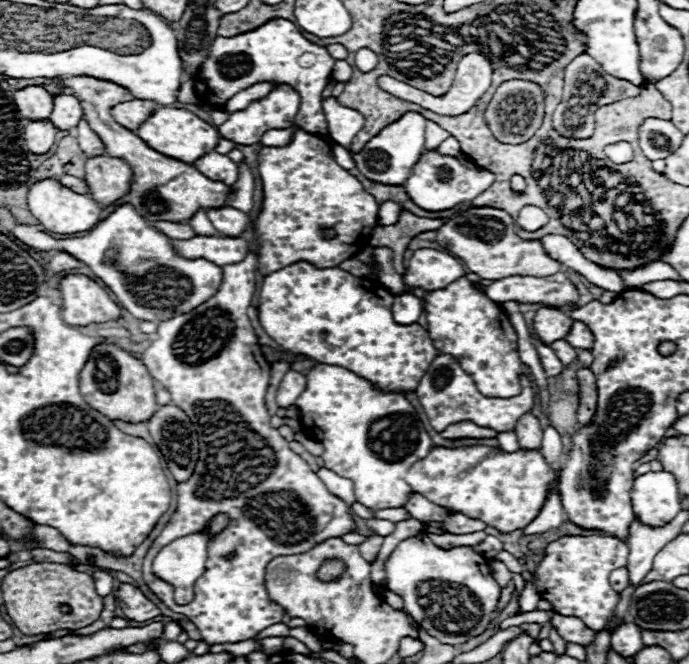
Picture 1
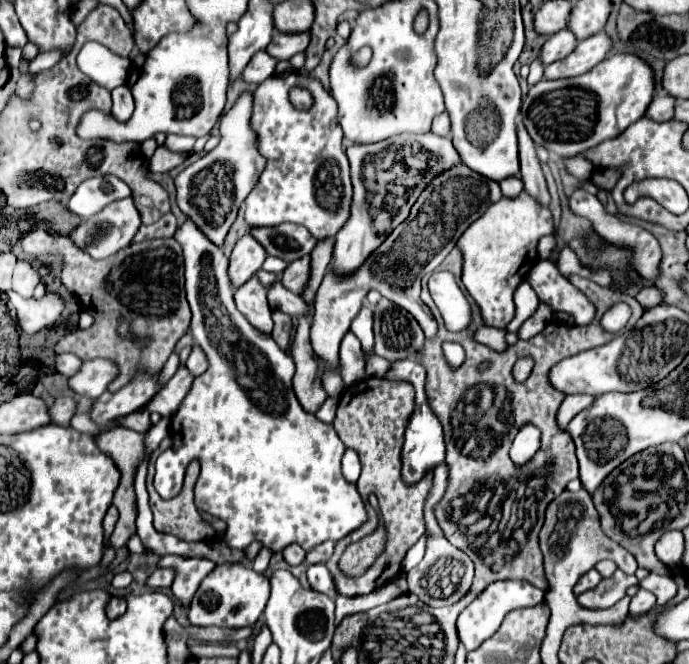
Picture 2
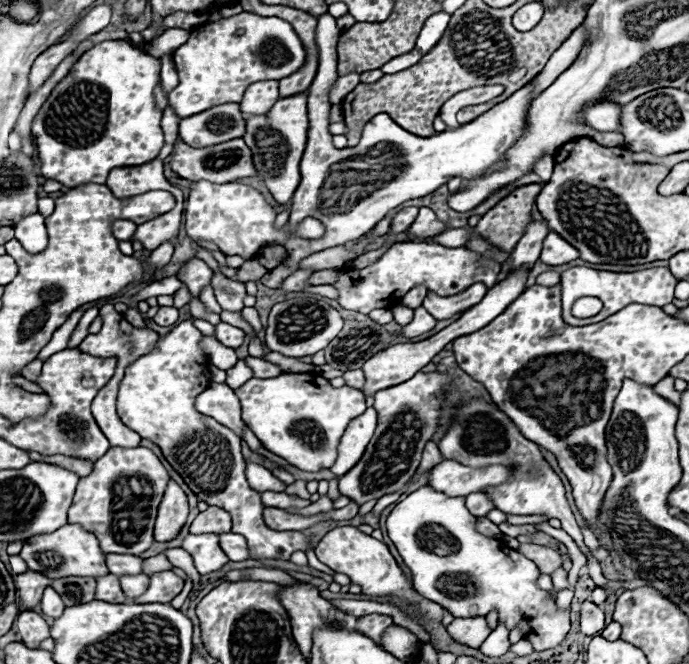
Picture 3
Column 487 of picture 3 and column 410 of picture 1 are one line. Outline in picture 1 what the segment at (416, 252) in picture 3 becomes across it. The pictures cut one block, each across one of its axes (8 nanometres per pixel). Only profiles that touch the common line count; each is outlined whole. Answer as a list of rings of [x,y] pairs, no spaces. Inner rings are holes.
[[[420,248],[412,254],[408,268],[402,276],[408,286],[430,292],[430,290],[446,288],[450,282],[462,278],[464,266],[458,262],[458,258],[446,252]]]

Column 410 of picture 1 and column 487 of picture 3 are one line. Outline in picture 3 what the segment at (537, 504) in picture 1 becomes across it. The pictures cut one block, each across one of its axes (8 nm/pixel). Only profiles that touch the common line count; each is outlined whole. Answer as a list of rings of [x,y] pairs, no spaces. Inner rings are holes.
[[[444,460],[430,470],[430,486],[450,496],[468,496],[472,492],[484,492],[486,486],[500,486],[510,478],[510,466],[470,468],[456,460]]]

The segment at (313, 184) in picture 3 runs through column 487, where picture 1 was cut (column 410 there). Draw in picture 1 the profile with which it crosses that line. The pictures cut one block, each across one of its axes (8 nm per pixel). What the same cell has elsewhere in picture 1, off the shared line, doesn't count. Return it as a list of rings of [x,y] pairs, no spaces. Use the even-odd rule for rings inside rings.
[[[406,112],[400,120],[386,126],[358,154],[352,154],[360,174],[372,182],[380,182],[386,186],[402,186],[418,158],[424,154],[424,126],[426,118],[416,112]]]

